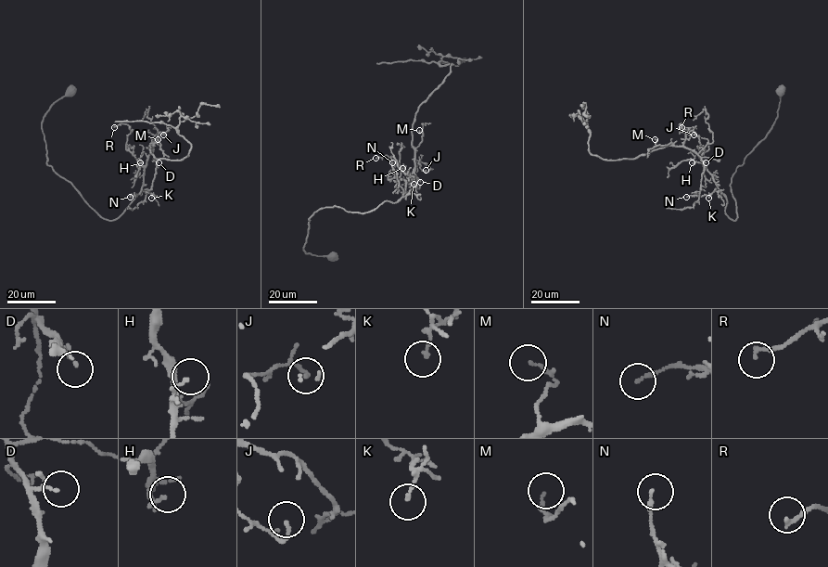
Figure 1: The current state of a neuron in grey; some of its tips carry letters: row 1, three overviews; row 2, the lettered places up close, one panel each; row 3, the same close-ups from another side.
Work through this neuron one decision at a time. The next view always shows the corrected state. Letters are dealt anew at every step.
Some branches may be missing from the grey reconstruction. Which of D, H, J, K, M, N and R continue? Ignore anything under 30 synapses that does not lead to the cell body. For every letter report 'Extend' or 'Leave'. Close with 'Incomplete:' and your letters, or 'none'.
D: Leave
H: Leave
J: Leave
K: Leave
M: Leave
N: Leave
R: Leave
Incomplete: none

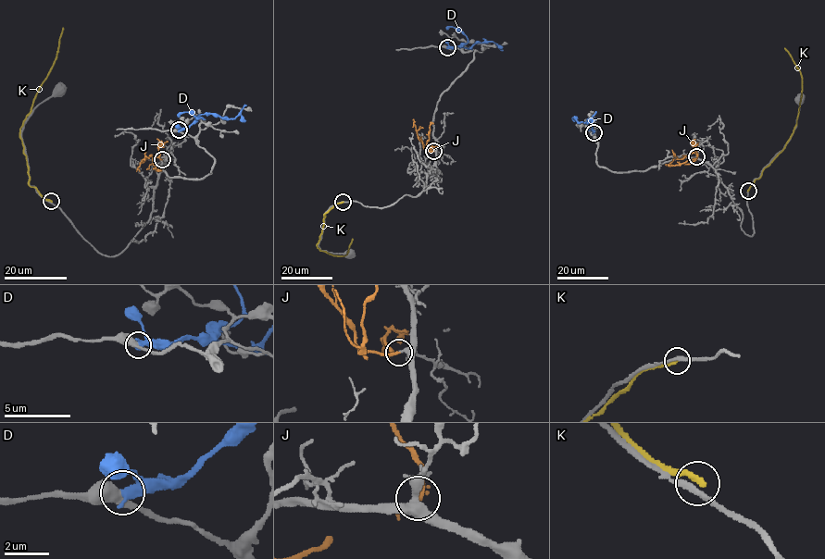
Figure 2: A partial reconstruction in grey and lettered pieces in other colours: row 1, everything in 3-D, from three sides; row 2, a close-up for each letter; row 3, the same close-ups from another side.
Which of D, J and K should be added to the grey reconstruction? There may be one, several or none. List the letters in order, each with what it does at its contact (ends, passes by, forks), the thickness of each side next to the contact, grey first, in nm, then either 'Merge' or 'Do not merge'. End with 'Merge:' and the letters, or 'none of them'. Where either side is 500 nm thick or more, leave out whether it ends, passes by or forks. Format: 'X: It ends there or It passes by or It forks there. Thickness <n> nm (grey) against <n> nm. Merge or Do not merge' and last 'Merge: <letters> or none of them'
D: It passes by. Thickness 400 nm (grey) against 340 nm. Do not merge
J: It ends there. Thickness 240 nm (grey) against 220 nm. Merge
K: It ends there. Thickness 240 nm (grey) against 280 nm. Do not merge
Merge: J

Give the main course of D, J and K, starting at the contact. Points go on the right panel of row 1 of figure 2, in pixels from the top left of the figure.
D: (593, 132), (593, 119), (589, 119), (587, 123), (596, 111)
J: (697, 156), (691, 153), (665, 165)
K: (747, 191), (781, 151), (796, 122), (802, 77), (784, 47)

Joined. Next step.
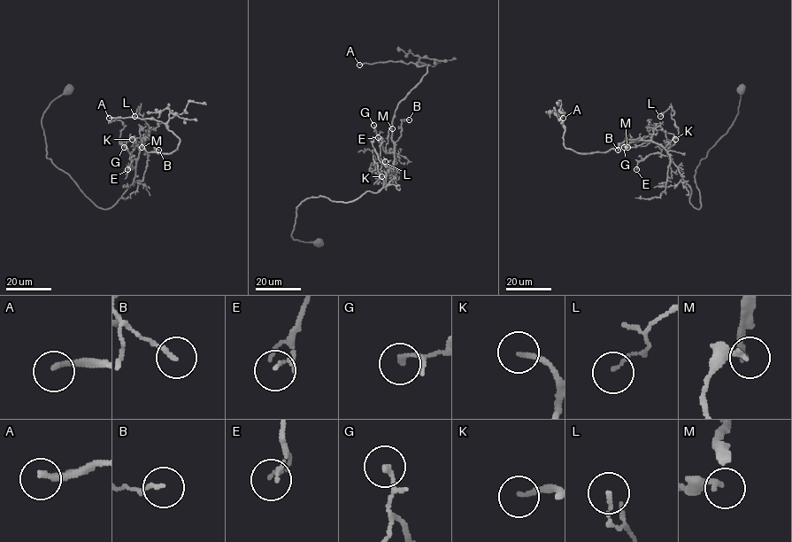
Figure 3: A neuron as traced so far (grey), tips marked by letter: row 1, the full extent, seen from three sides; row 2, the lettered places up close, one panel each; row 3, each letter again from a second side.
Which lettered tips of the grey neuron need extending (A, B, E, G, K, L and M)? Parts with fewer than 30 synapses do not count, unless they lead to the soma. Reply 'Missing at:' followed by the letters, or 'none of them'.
Missing at: A

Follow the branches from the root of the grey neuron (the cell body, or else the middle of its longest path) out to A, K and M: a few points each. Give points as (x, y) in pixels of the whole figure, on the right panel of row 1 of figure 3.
A: (741, 89), (734, 124), (695, 169), (698, 209), (663, 147), (634, 140), (577, 153), (564, 145), (563, 118)
K: (741, 89), (734, 124), (695, 169), (698, 209), (689, 202), (691, 189), (666, 151), (675, 139)
M: (741, 89), (734, 124), (695, 169), (698, 209), (689, 202), (691, 189), (663, 147), (651, 137), (627, 147)

